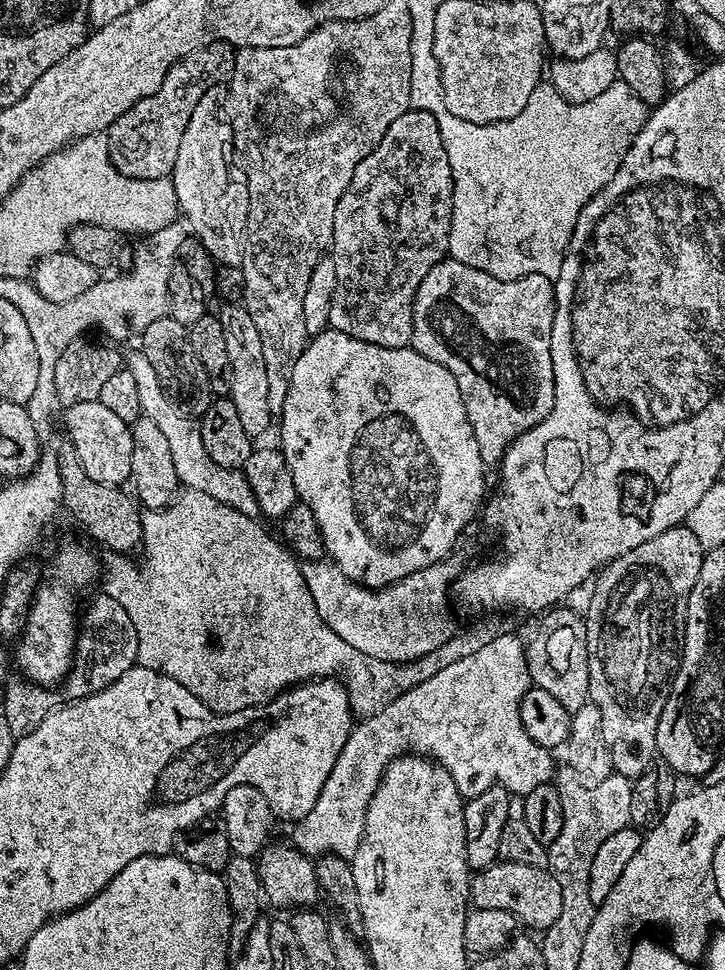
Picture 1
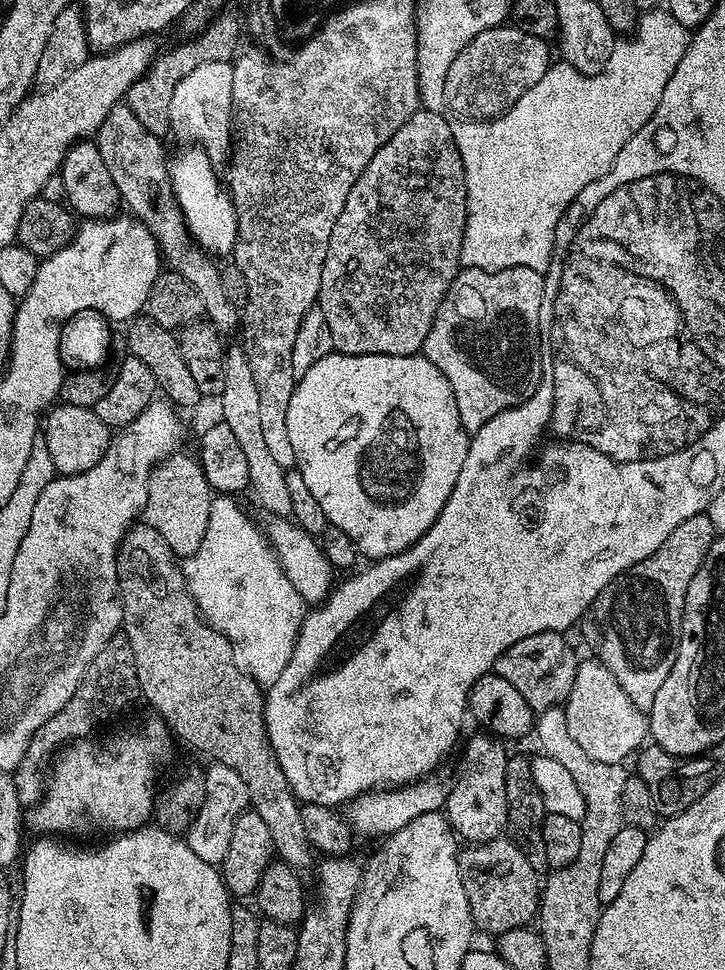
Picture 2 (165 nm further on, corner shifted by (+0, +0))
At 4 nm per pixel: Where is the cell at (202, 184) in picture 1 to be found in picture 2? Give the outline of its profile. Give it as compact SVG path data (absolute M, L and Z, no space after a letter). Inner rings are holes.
M226 60L202 62L202 66L190 70L178 86L174 86L174 94L168 107L168 123L171 131L177 132L182 139L199 146L205 152L212 154L220 152L224 143L234 136L232 126L232 91L234 90L234 70Z

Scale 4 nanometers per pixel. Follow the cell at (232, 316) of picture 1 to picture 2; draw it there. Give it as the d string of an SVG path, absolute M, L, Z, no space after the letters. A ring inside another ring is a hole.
M127 102L115 104L106 118L102 118L102 126L95 132L94 141L110 177L117 186L123 207L131 215L143 222L152 231L156 243L160 245L163 259L168 260L179 276L184 276L194 290L198 290L198 298L202 298L204 316L220 329L221 333L237 331L242 316L238 306L226 298L226 290L222 290L220 268L209 253L201 250L190 239L188 224L172 195L172 182L168 175L169 157L164 157L161 137L155 136L138 118L134 110L130 110Z

